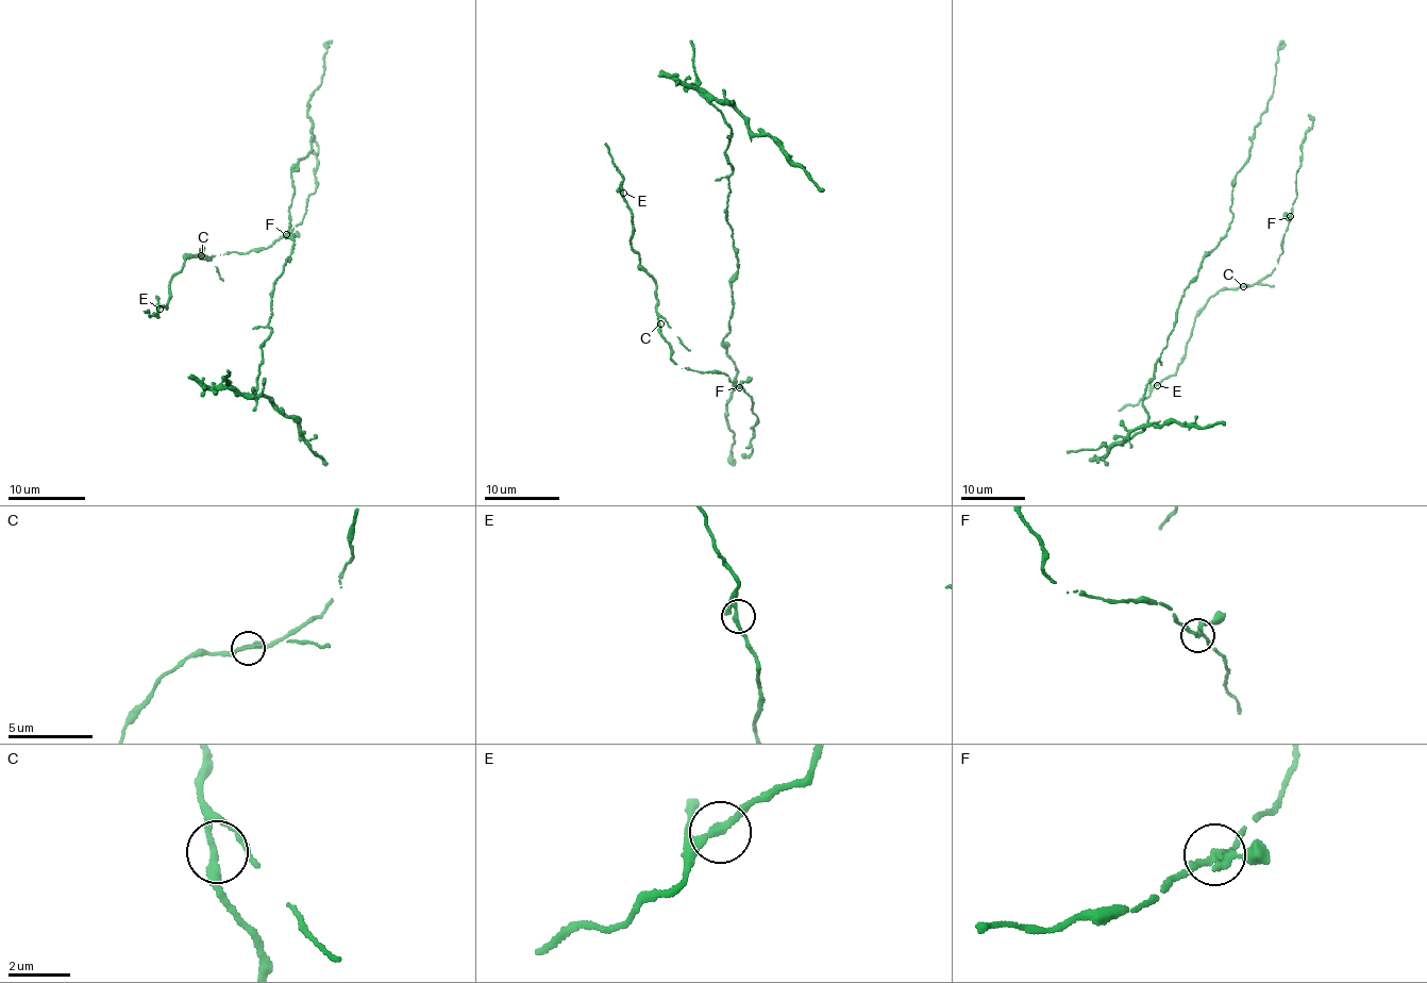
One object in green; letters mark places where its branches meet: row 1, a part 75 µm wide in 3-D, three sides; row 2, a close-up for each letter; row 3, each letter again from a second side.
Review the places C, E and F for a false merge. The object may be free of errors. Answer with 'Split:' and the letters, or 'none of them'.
Split: none of them

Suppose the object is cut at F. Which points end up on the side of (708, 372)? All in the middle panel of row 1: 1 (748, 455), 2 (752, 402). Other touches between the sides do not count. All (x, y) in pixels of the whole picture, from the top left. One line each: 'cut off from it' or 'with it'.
1: cut off from it
2: cut off from it

